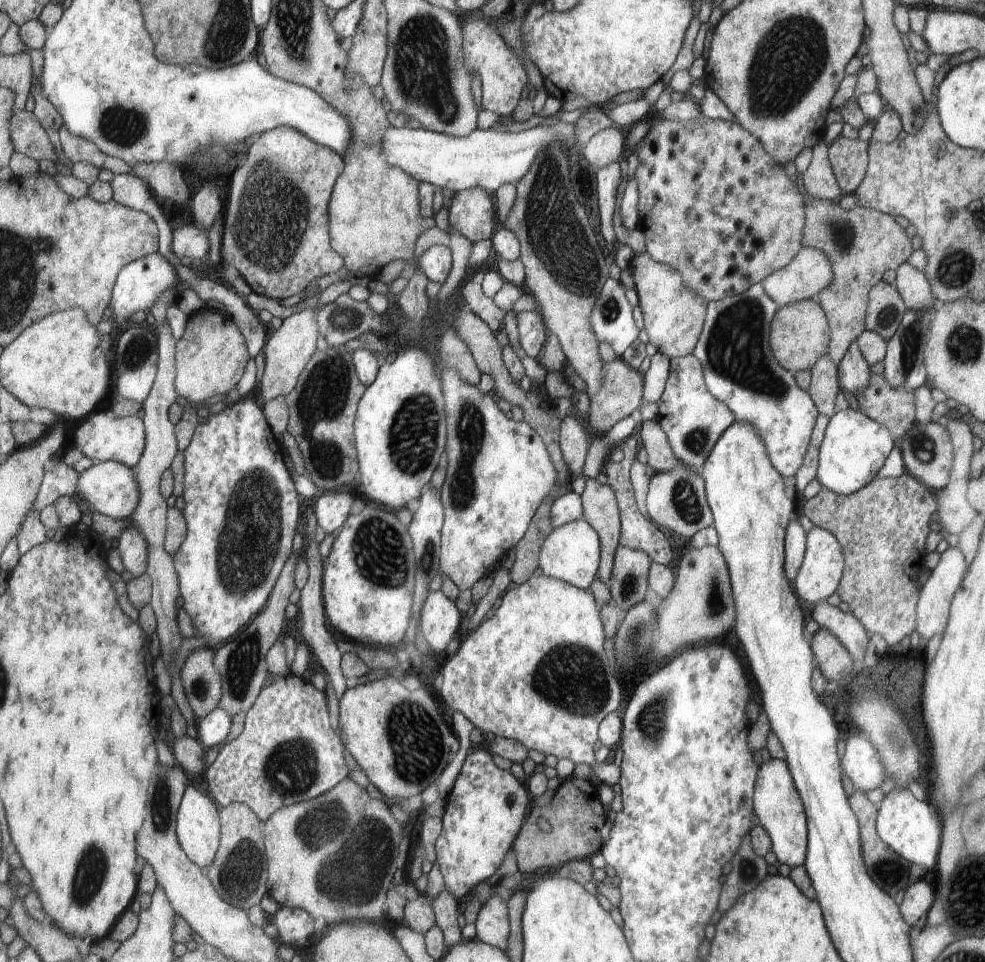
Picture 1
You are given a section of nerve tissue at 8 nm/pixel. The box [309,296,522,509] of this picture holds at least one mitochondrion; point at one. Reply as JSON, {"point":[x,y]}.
{"point":[416,429]}

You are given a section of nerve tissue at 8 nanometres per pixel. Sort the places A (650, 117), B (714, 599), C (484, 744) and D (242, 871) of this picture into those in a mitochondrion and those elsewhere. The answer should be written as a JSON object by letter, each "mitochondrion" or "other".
{"A":"other","B":"mitochondrion","C":"other","D":"mitochondrion"}

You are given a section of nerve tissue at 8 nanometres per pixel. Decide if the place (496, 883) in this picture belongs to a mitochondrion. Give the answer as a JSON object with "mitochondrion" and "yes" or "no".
{"mitochondrion":"no"}

